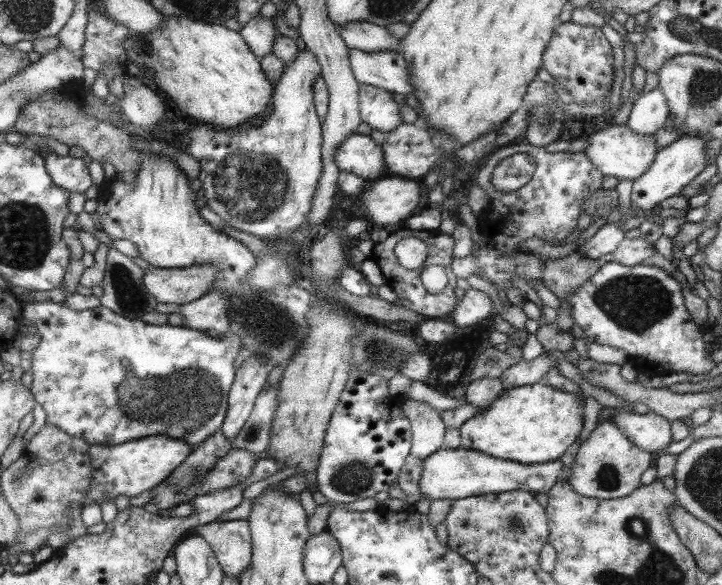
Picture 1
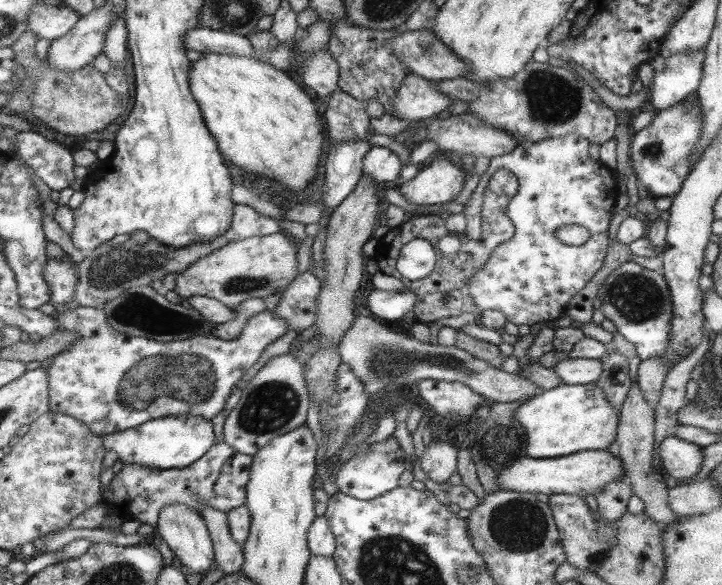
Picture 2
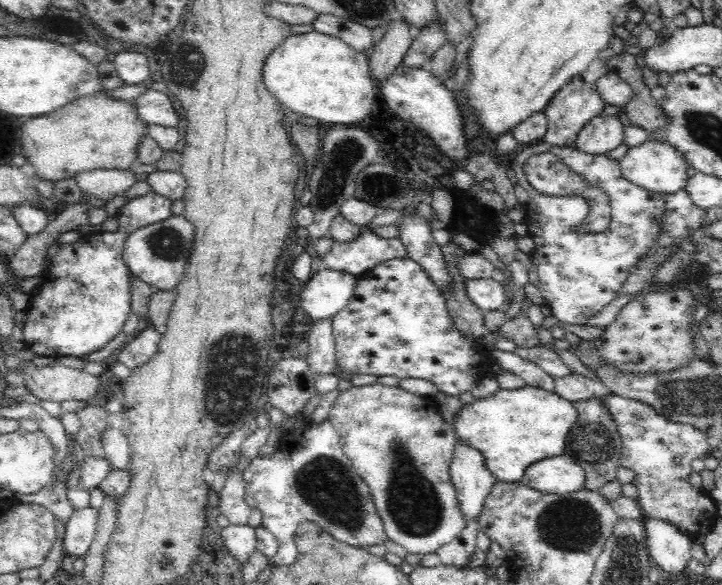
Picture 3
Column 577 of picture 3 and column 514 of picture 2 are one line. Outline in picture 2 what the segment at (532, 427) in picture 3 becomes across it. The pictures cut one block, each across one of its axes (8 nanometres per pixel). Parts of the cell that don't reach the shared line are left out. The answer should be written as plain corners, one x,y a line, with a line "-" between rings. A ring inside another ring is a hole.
561,382
521,403
513,416
527,436
525,454
533,459
556,459
581,451
603,450
618,434
619,412
615,412
596,383
570,385

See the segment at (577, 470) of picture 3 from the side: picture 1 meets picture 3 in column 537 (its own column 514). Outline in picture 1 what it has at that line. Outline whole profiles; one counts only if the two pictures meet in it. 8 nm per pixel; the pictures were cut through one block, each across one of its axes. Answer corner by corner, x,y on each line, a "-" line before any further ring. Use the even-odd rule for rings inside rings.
439,448
422,460
421,479
419,479
419,493
432,501
435,499
463,499
491,493
509,492
514,490
529,491
525,480
529,476
539,476
543,486
537,491
542,497
561,478
562,464
559,459
541,464
519,464
513,460
503,460
499,457
489,456
487,453
475,452
471,449

